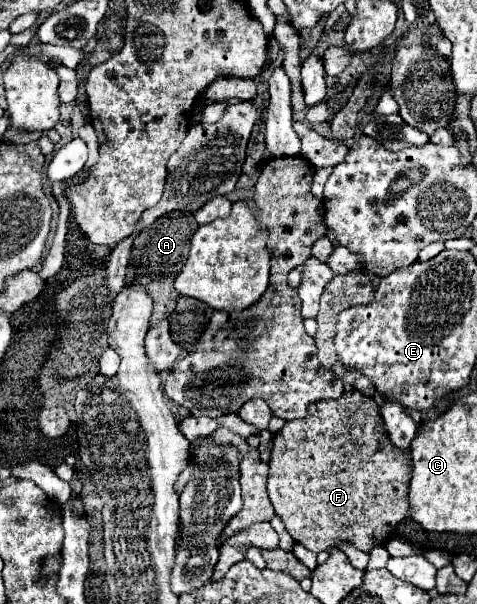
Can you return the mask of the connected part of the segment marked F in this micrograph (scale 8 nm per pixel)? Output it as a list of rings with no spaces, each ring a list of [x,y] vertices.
[[[354,390],[342,394],[338,400],[312,404],[306,418],[286,422],[286,426],[274,436],[268,496],[288,534],[314,554],[330,550],[336,540],[352,542],[358,550],[368,552],[372,546],[384,546],[396,532],[398,522],[408,516],[410,472],[410,452],[396,450],[390,444],[374,398],[362,396],[358,390]]]

